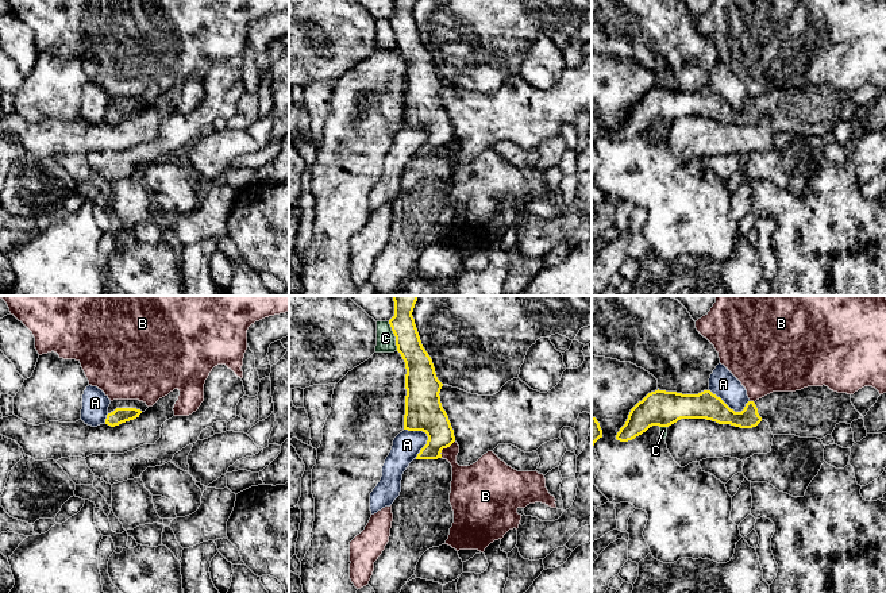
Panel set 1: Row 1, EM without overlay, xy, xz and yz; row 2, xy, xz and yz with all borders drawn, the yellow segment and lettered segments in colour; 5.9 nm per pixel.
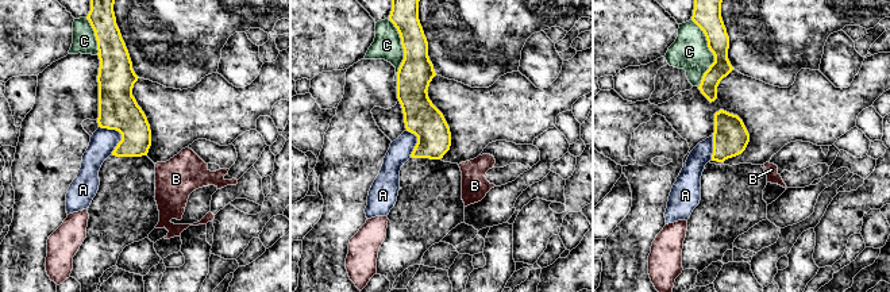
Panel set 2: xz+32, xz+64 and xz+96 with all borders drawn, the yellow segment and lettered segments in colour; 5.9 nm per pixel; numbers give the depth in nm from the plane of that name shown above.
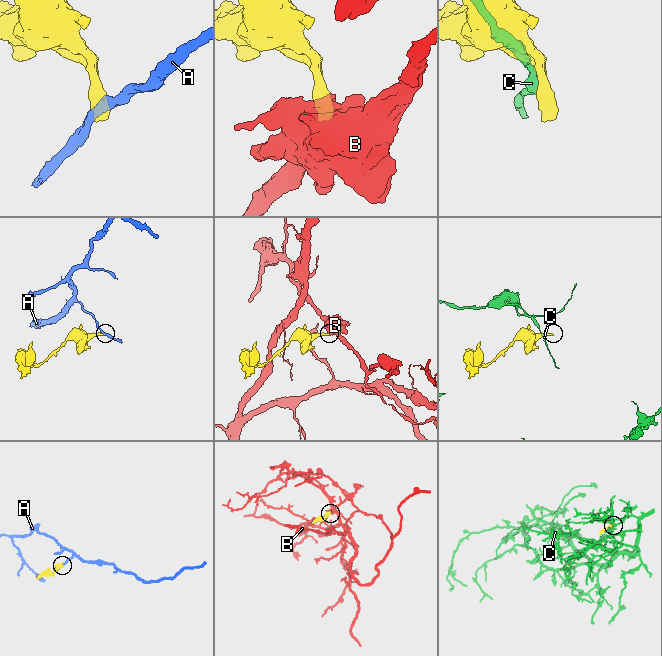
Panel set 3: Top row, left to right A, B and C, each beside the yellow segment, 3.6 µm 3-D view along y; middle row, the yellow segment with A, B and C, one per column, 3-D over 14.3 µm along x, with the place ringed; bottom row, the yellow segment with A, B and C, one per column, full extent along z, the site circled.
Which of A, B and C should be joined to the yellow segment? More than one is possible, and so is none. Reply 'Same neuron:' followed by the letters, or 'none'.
Same neuron: none

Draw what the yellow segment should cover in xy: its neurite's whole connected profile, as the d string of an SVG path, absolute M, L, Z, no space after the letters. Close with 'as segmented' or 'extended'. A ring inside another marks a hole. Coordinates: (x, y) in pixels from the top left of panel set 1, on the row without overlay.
M113 97L108 104L105 122L115 124L139 115L149 104L139 97Z; extended

